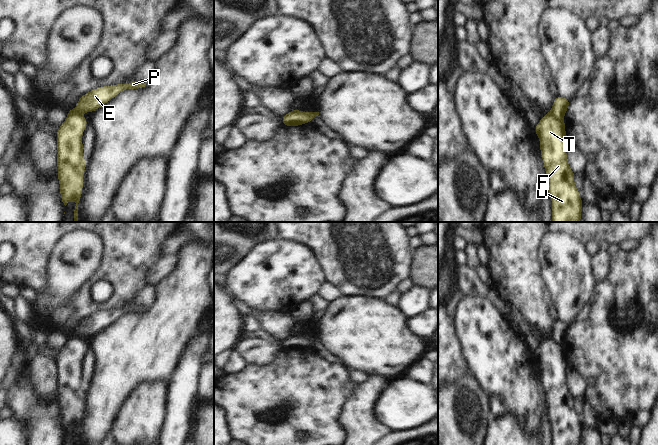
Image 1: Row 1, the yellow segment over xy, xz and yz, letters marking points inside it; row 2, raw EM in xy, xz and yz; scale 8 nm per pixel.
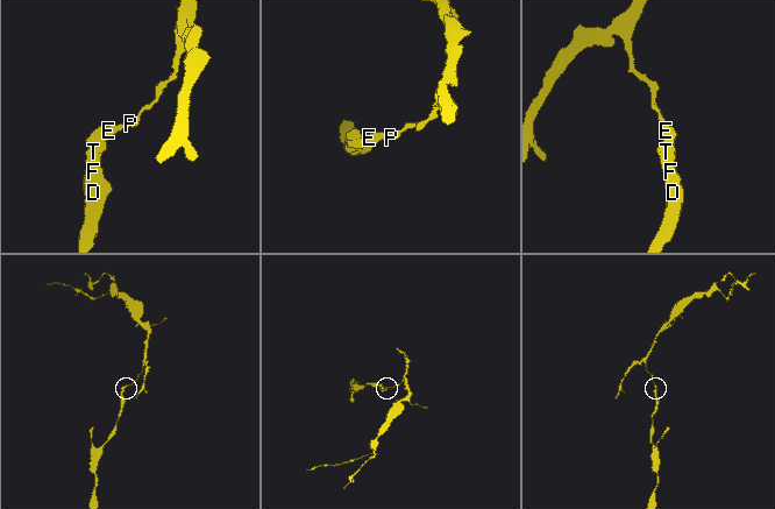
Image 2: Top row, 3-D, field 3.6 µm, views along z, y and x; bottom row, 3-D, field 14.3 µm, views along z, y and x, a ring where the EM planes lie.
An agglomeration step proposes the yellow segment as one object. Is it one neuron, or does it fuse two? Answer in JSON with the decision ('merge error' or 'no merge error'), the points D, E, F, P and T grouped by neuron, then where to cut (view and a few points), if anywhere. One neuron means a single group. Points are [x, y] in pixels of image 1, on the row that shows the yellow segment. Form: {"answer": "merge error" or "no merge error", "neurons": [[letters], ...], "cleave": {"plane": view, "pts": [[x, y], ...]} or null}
{"answer": "merge error", "neurons": [["D", "F", "T"], ["E", "P"]], "cleave": {"plane": "yz", "pts": [[550, 111], [556, 118], [563, 119]]}}

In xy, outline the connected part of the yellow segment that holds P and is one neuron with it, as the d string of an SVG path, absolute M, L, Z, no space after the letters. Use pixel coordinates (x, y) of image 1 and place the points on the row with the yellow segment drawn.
M131 82L123 84L114 84L112 86L102 86L91 90L78 99L75 109L68 110L69 113L95 112L99 107L113 99L117 94L127 89L138 89L145 87L143 82Z

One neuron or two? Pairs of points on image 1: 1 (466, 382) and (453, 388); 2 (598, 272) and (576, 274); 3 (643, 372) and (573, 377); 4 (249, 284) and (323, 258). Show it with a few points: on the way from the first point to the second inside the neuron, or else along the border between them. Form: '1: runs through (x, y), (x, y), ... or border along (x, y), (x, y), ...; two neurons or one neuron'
1: runs through (463, 385), (460, 388), (456, 388); one neuron
2: border along (591, 258), (591, 271), (596, 283); two neurons
3: border along (568, 365), (583, 379), (585, 398); two neurons
4: border along (301, 243), (311, 249), (325, 281); two neurons

